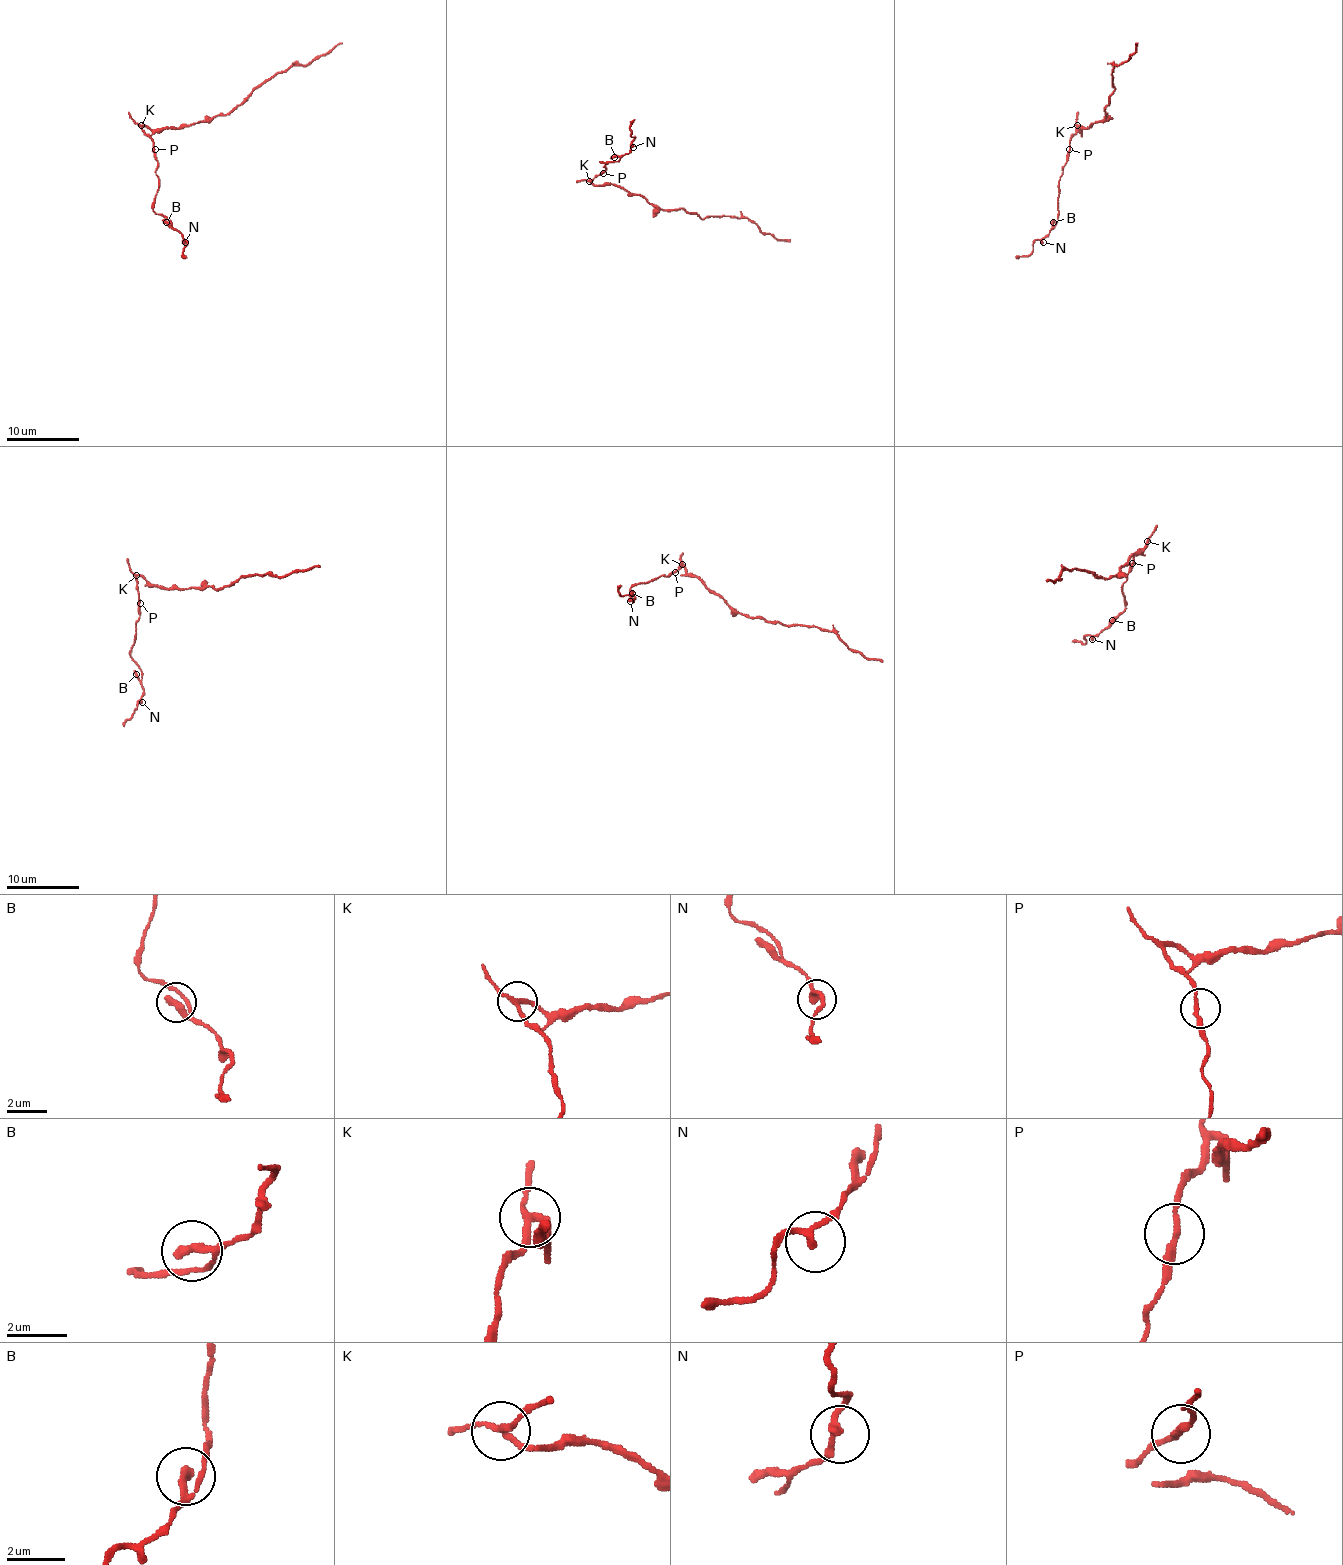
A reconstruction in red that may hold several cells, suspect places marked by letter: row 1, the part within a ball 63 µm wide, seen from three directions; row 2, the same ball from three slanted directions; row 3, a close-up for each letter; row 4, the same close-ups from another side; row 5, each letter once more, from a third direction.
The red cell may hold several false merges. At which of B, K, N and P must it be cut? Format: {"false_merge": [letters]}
{"false_merge": ["K"]}

